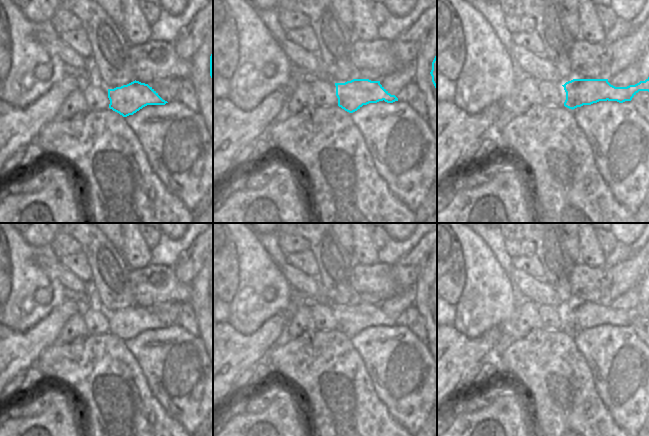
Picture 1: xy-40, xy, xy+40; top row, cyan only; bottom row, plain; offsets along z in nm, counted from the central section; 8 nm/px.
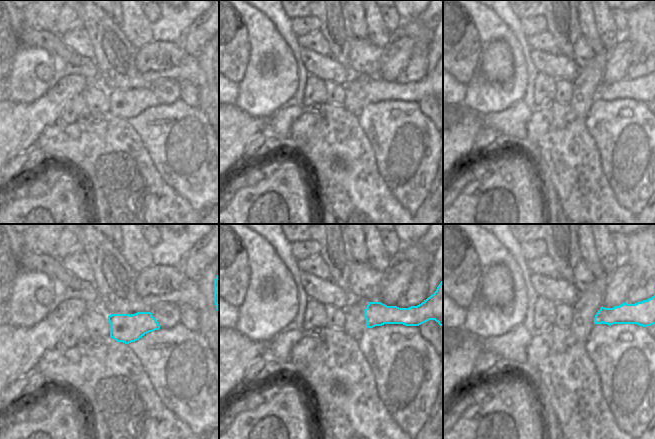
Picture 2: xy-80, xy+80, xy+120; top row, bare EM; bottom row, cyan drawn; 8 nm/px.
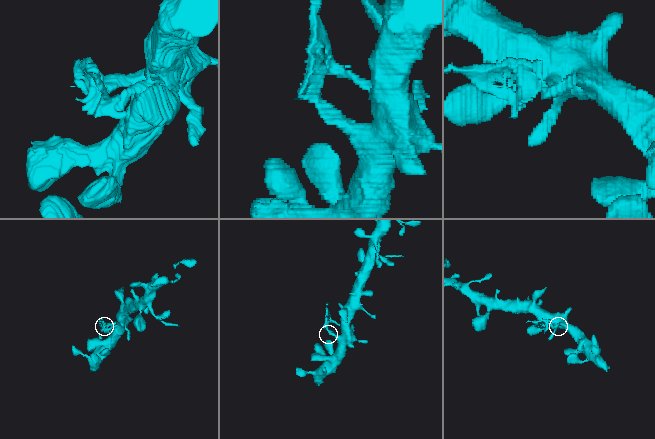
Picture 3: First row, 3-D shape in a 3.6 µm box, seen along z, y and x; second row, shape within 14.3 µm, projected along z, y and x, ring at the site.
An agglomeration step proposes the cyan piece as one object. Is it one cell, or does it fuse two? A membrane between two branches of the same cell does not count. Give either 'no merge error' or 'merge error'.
merge error

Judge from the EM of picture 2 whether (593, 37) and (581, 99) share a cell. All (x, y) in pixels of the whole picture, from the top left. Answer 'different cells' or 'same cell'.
same cell

